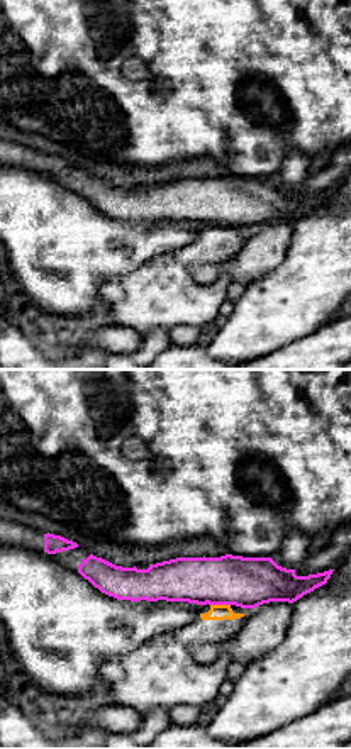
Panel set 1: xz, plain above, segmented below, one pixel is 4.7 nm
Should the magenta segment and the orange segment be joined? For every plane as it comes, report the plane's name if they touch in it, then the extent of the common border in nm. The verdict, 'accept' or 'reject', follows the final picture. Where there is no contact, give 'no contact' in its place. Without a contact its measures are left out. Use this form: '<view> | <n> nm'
xz | 100 nm

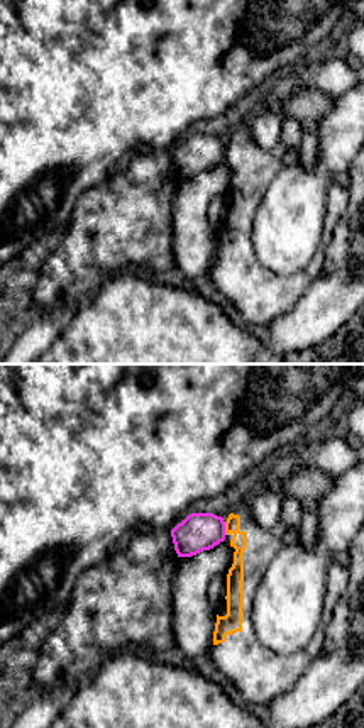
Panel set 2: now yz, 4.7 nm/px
yz | 60 nm

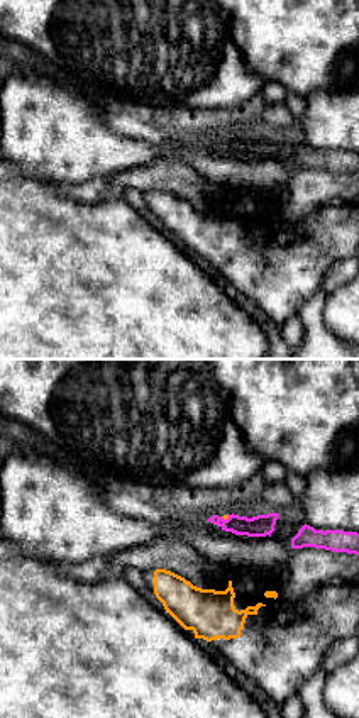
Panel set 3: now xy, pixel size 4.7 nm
xy | 50 nm

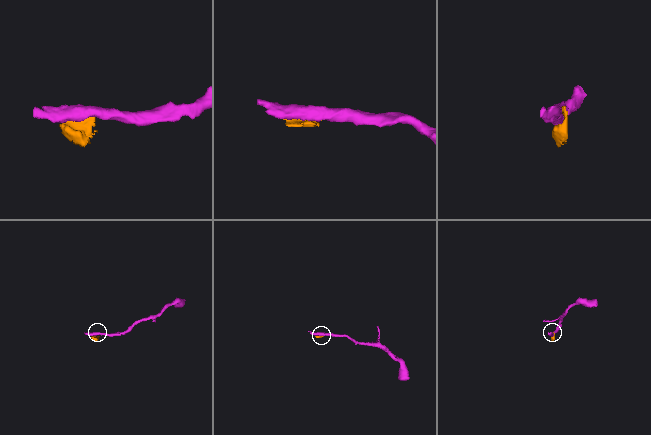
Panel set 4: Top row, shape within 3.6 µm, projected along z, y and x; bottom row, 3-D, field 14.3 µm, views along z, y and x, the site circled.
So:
reject

